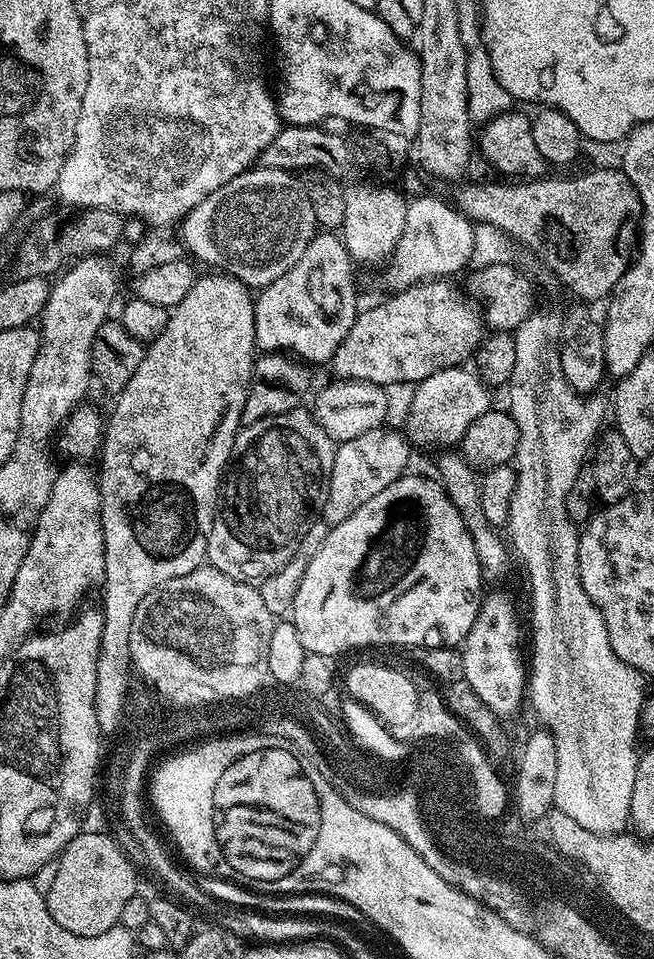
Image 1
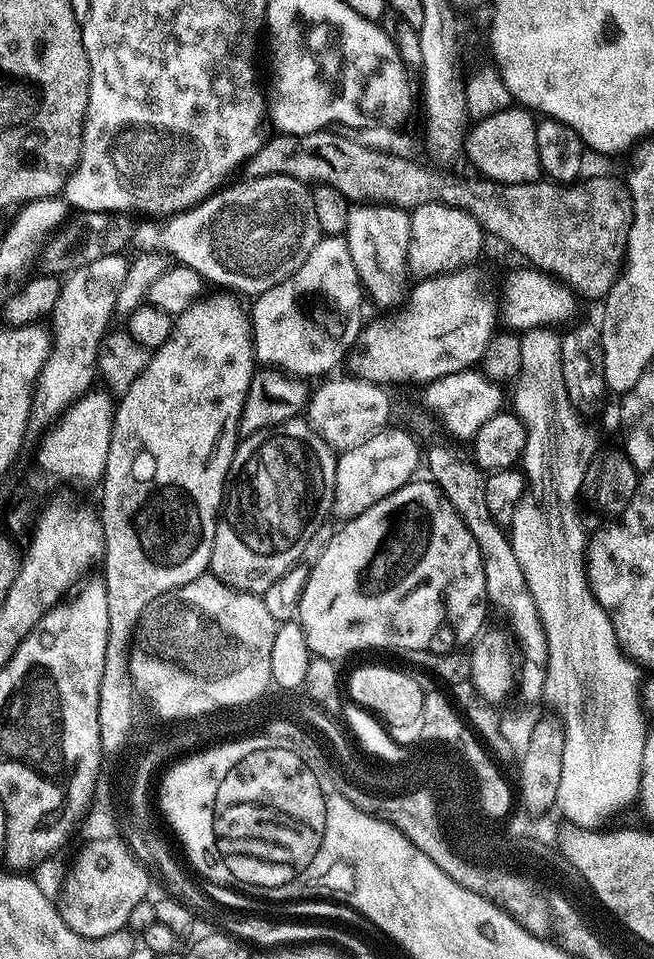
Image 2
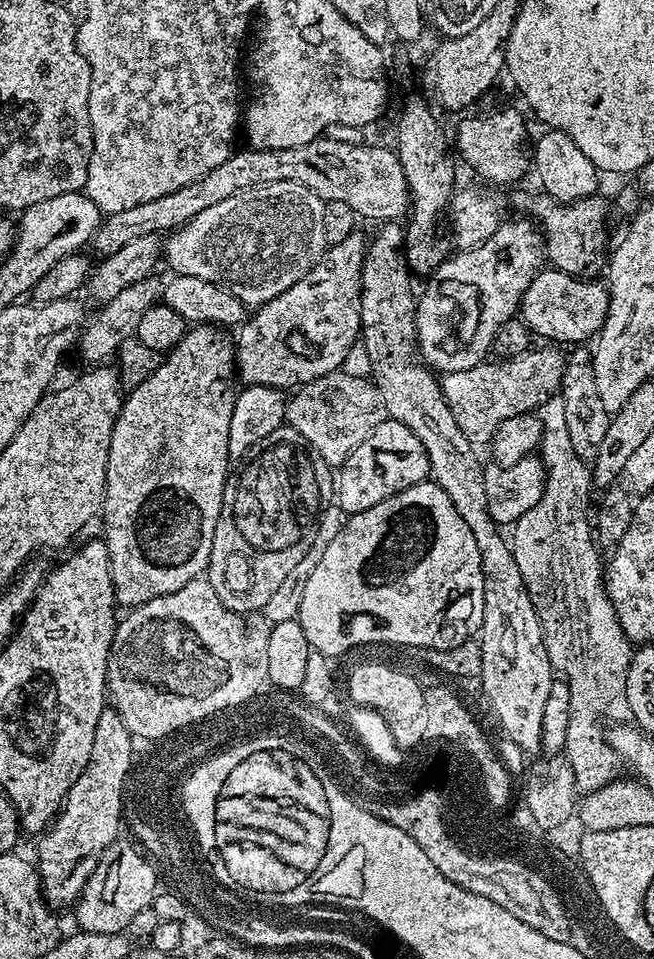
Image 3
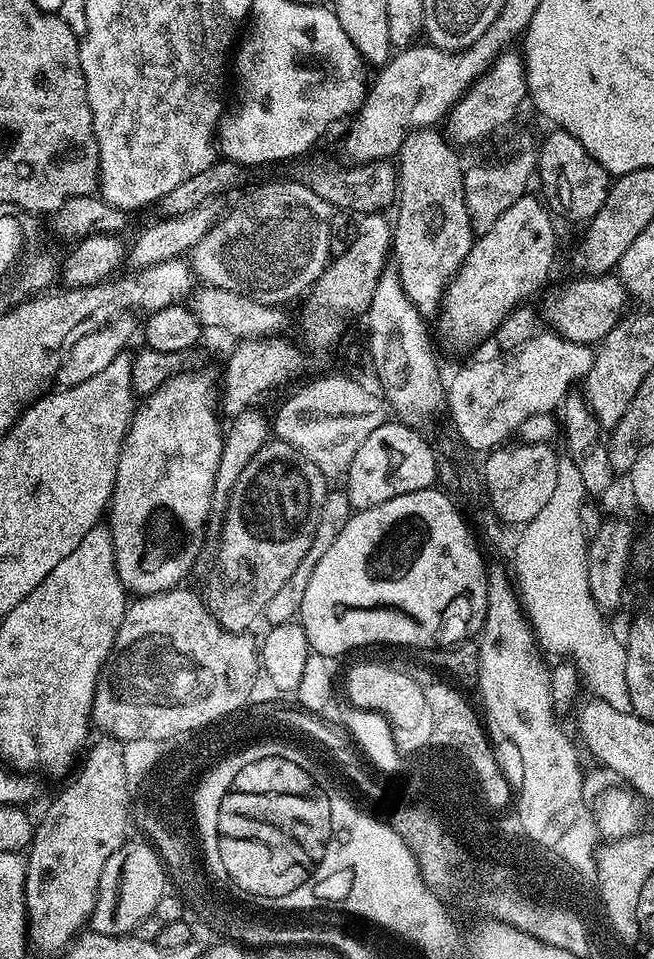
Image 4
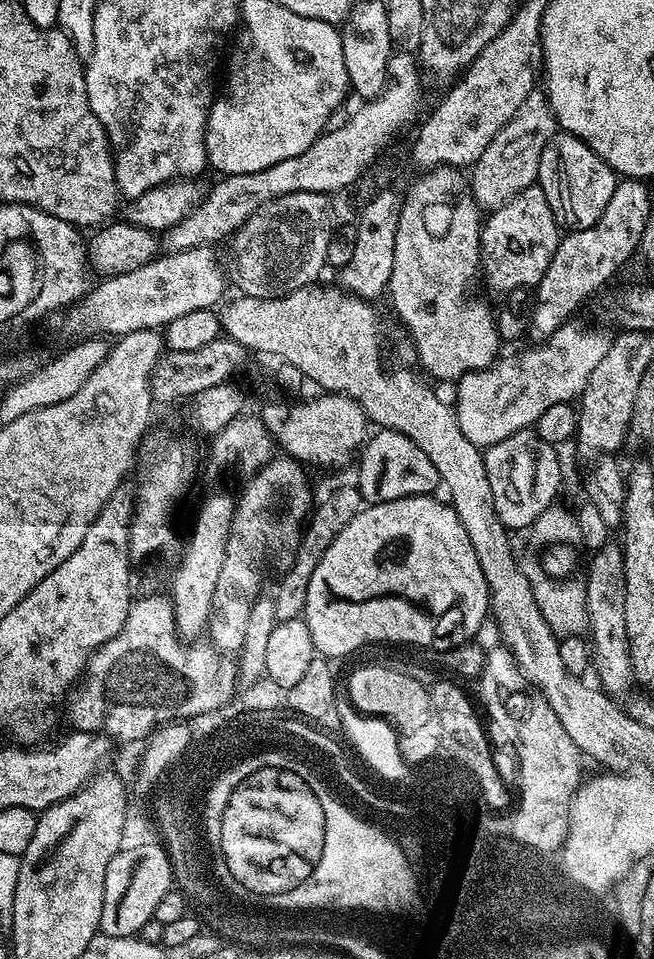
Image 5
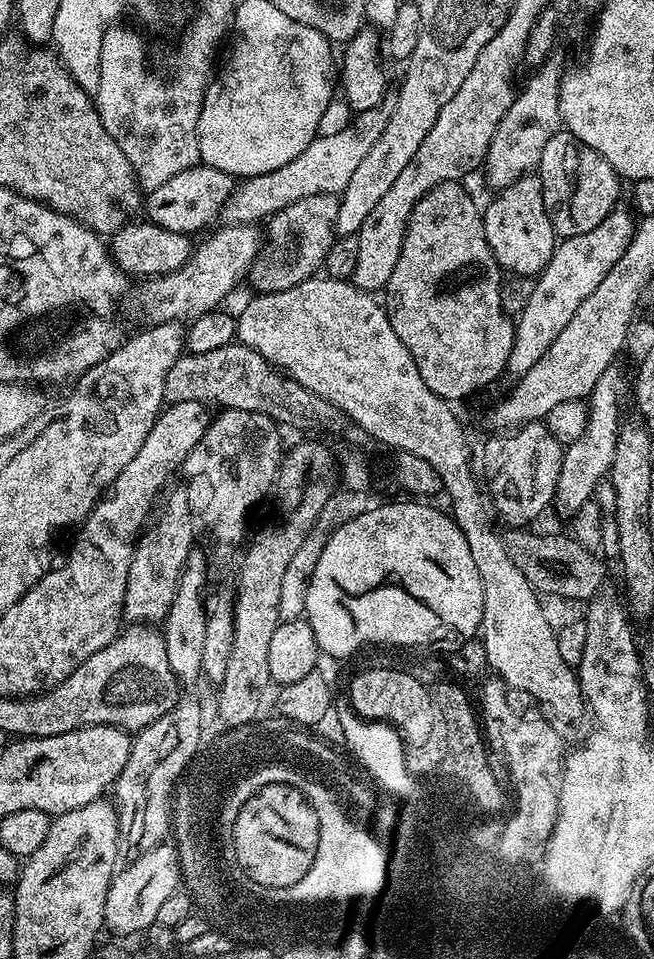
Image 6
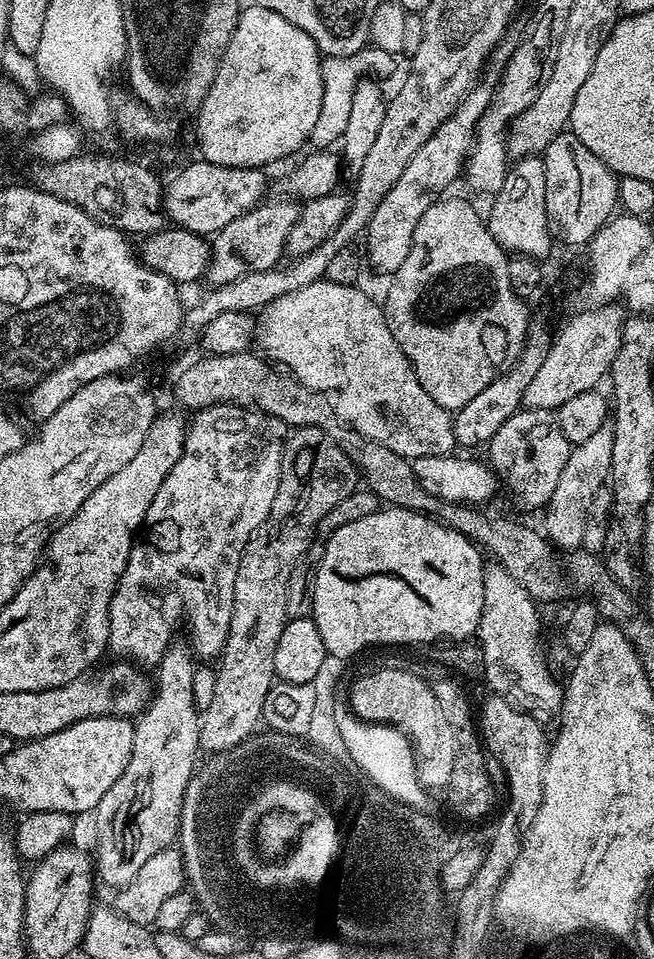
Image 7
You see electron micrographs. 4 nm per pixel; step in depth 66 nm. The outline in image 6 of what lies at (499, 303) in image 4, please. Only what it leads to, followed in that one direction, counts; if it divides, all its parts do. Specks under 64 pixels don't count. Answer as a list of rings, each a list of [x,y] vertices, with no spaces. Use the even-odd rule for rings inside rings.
[[[529,174],[518,178],[509,188],[499,189],[492,205],[483,209],[484,233],[492,251],[492,259],[505,273],[512,276],[535,277],[554,254],[558,237],[546,214],[539,175]]]

